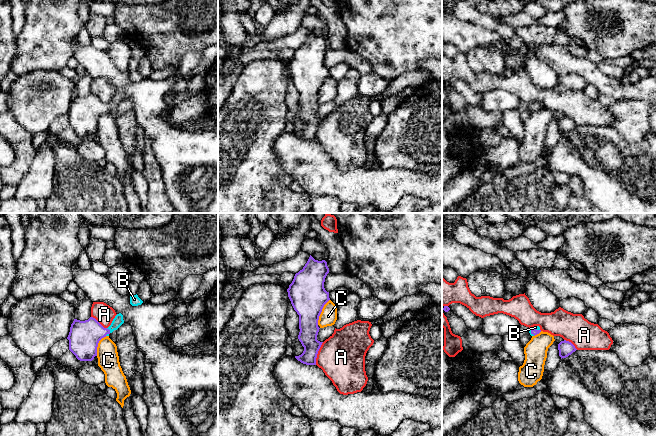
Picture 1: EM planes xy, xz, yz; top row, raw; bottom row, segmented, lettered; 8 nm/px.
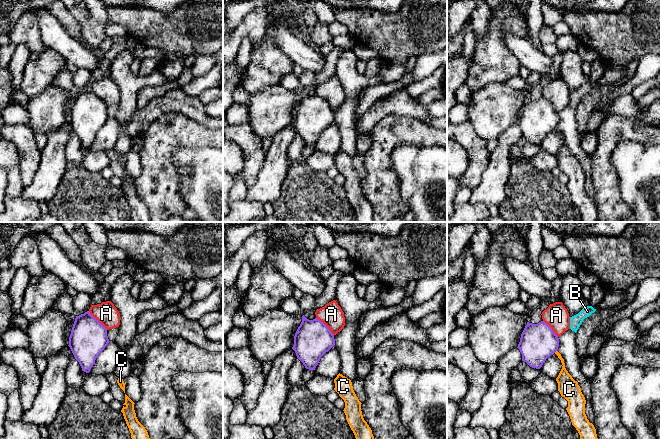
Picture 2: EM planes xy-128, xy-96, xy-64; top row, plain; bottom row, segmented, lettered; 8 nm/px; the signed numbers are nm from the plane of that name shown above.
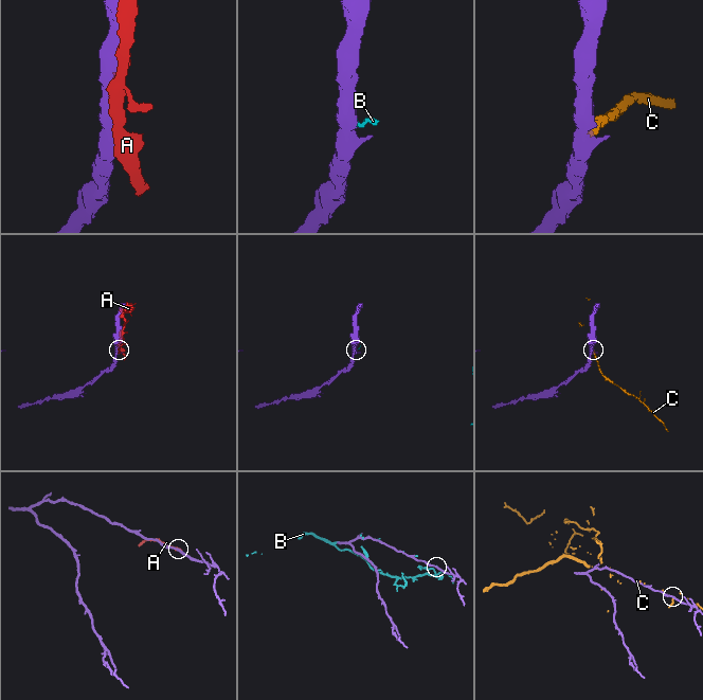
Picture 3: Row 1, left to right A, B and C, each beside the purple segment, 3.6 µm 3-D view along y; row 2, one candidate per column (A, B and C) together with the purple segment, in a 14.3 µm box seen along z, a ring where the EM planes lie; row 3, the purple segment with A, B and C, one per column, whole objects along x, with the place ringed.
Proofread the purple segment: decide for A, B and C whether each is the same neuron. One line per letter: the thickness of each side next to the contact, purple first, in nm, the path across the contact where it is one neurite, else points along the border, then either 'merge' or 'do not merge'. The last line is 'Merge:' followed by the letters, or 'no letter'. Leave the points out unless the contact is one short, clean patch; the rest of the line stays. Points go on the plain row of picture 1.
A: calibres 160 and 360 nm; do not merge
B: calibres 260 and 80 nm; merge
C: calibres 300 and 140 nm; border xz (329, 75), (322, 85), (317, 100); do not merge
Merge: B

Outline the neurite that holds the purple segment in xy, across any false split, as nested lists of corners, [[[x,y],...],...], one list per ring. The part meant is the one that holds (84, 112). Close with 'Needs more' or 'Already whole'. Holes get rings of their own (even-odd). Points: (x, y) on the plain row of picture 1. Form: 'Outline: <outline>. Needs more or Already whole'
Outline: [[[117,90],[108,104],[104,104],[95,94],[80,97],[74,95],[67,113],[69,126],[80,137],[92,137],[97,132],[99,117],[109,112],[124,99],[123,91]]]. Needs more

